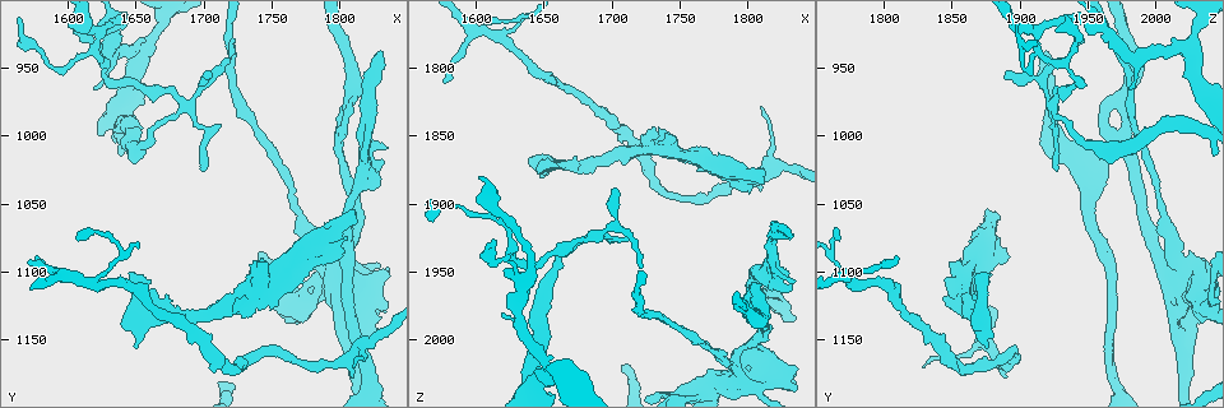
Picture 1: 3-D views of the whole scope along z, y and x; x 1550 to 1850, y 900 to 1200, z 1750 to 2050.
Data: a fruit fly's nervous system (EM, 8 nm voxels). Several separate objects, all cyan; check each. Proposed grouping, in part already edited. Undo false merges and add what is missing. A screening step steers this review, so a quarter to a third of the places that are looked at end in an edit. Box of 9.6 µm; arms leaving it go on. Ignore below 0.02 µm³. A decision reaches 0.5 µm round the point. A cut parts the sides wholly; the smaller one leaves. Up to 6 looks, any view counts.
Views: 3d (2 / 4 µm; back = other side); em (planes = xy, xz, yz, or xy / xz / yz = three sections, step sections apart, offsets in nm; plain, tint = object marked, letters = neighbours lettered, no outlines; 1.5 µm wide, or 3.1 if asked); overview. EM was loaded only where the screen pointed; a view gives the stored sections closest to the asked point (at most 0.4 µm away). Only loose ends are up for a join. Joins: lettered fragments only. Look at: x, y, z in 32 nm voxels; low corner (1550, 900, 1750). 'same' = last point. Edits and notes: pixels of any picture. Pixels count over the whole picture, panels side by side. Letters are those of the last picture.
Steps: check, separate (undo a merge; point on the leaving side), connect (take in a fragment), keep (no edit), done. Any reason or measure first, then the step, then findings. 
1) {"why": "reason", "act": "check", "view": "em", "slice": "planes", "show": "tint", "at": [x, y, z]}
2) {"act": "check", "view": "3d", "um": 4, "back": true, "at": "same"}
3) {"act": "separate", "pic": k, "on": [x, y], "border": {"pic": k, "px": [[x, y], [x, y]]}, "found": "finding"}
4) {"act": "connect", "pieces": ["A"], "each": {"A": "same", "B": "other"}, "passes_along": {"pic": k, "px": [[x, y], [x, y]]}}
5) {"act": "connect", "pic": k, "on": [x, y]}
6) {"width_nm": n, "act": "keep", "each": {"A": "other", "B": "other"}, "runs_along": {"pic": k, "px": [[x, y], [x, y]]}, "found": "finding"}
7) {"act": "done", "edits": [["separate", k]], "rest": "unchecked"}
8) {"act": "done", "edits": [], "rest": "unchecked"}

{"act": "check", "view": "em", "slice": "xy", "step": 8, "show": "tint", "at": [1622, 922, 1910]}

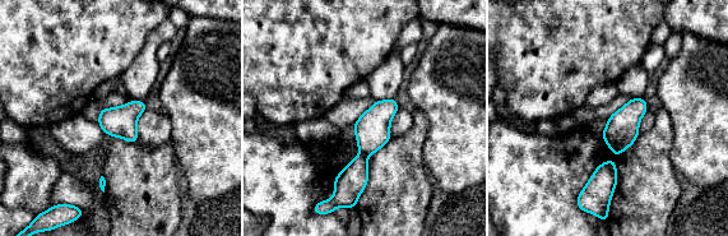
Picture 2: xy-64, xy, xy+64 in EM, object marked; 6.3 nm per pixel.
{"act": "check", "view": "em", "slice": "planes", "show": "letters", "at": "same"}

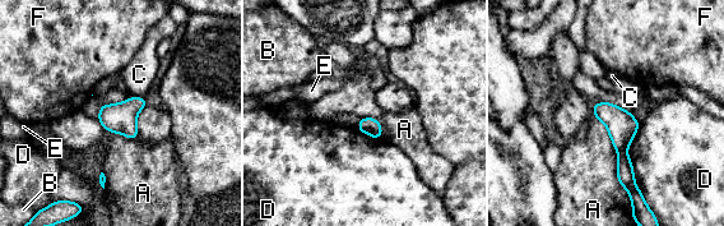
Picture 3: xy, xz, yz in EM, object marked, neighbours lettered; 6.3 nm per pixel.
{"act": "separate", "pic": 3, "on": [625, 170], "each": {"A": "other", "B": "other", "C": "other", "D": "other", "E": "other", "F": "other"}, "found": "a second cell is stuck on"}

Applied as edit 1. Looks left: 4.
{"act": "check", "view": "overview"}

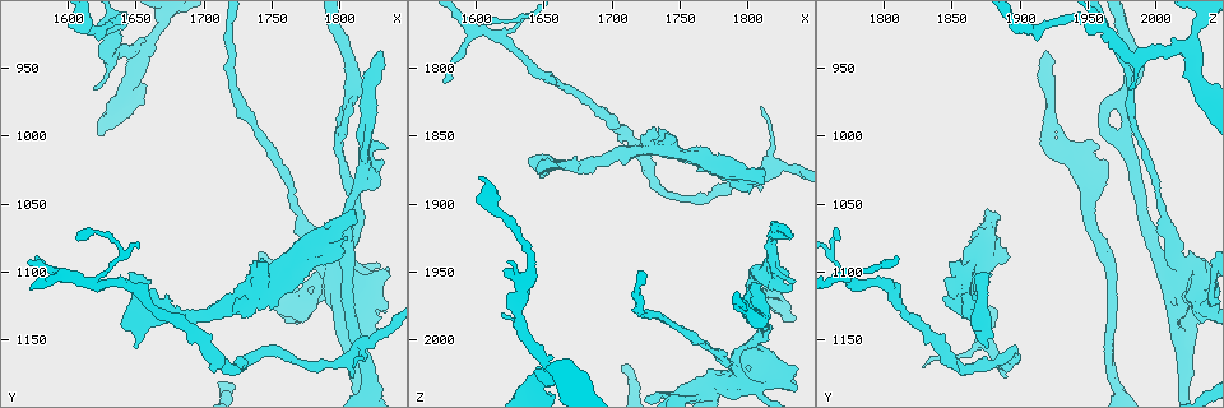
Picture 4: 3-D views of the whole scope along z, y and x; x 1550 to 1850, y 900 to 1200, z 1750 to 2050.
{"why": "free end", "act": "check", "view": "3d", "um": 4, "at": [1576, 1088, 1810]}

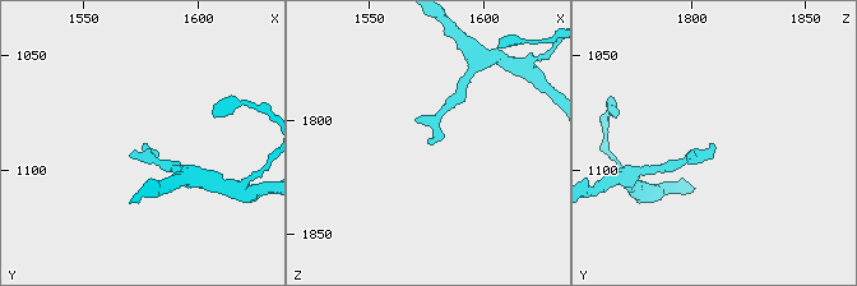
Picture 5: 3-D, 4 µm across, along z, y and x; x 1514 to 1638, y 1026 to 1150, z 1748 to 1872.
{"why": "shape alone is not enough", "act": "check", "view": "em", "slice": "xy", "step": 4, "show": "letters", "at": [1576, 1089, 1808]}

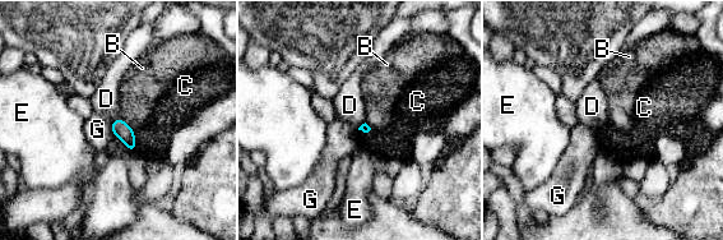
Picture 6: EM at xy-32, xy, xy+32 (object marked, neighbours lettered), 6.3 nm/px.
{"act": "check", "view": "em", "slice": "planes", "show": "letters", "at": "same"}

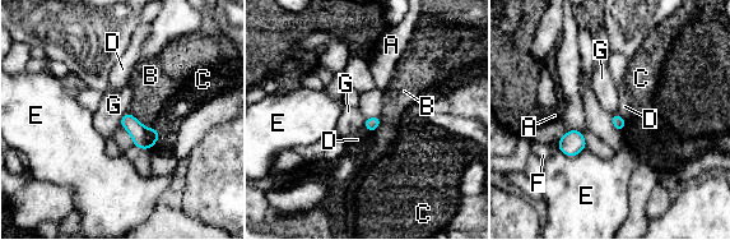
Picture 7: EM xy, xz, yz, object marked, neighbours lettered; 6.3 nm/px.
{"longest_contact_nm": ["C", 240], "act": "keep", "each": {"A": "other", "B": "other", "C": "other", "D": "other", "E": "other", "F": "other", "G": "other"}, "border": {"pic": 7, "px": [[128, 111], [119, 124]]}, "found": "no lettered fragment goes on from it"}

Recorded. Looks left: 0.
{"act": "done", "edits": [["separate", 3]], "rest": "unchecked"}

